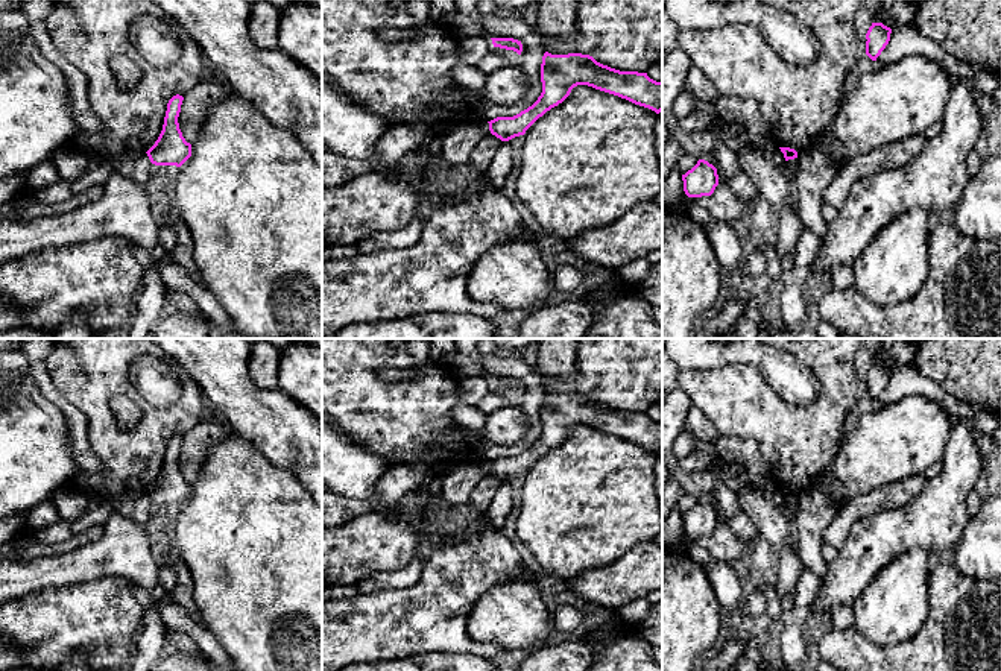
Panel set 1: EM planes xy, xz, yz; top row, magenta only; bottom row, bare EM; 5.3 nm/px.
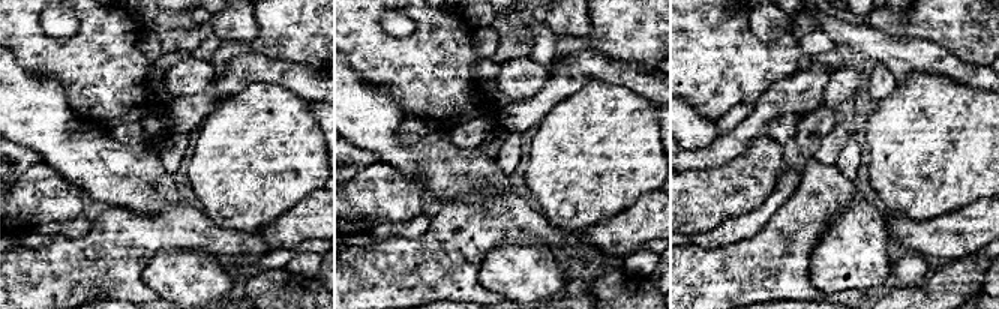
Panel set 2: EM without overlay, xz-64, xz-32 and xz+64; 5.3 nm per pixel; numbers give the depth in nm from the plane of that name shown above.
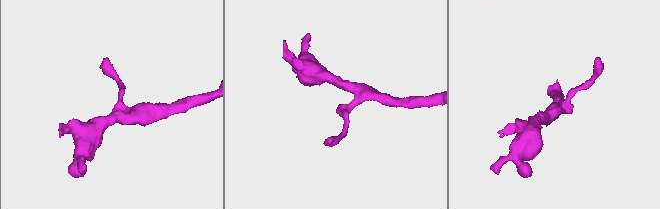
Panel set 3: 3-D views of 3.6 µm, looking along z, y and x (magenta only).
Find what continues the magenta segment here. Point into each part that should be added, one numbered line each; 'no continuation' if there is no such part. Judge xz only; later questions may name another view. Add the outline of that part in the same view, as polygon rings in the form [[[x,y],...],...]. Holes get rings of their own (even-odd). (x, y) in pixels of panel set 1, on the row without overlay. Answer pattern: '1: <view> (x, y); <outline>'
no continuation

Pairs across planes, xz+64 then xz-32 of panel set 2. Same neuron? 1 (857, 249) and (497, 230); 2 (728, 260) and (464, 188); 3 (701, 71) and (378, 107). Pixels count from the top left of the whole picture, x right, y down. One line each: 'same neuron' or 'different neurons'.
1: different neurons
2: different neurons
3: different neurons

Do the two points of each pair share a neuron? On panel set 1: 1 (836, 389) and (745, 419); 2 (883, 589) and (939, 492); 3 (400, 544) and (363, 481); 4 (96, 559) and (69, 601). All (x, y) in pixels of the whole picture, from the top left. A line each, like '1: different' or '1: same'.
1: same
2: different
3: different
4: different

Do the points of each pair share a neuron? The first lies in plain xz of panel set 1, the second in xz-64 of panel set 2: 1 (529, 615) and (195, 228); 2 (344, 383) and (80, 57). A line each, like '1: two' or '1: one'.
1: two
2: one

